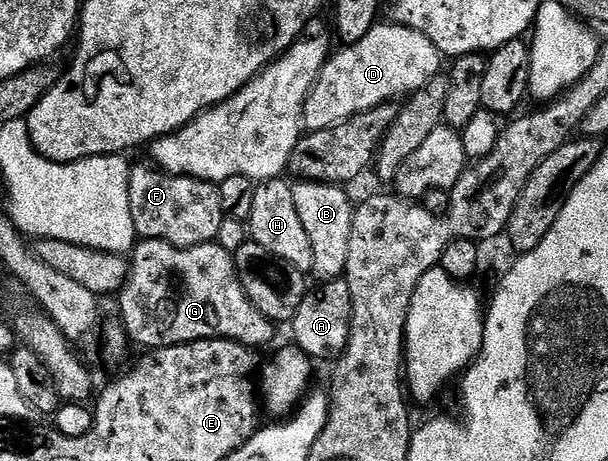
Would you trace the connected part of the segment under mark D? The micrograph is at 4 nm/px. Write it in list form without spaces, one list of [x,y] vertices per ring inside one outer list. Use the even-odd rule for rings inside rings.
[[[378,22],[360,43],[341,50],[330,56],[307,99],[307,133],[328,130],[356,114],[397,101],[397,96],[409,97],[443,71],[444,57],[437,46],[404,24]]]

